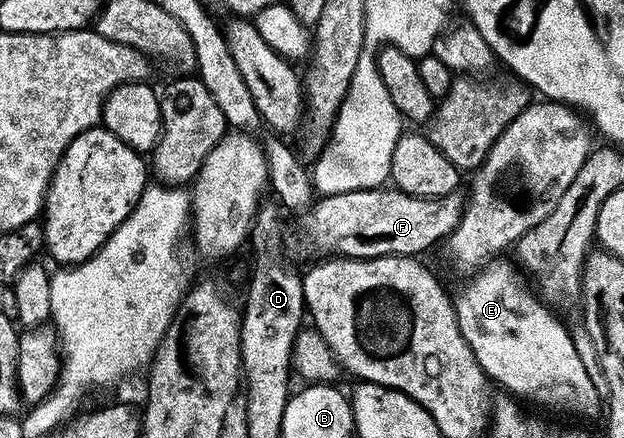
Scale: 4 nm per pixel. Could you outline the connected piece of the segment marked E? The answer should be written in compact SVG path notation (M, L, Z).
M492 260L485 264L479 271L476 271L471 281L460 290L459 296L454 299L455 316L458 319L458 328L461 330L462 337L465 338L466 344L473 350L474 357L482 366L484 372L492 381L495 380L499 384L504 384L508 393L514 394L516 397L524 396L527 400L532 400L535 404L544 404L547 408L556 408L559 412L572 412L575 416L595 416L599 412L601 399L597 391L593 388L592 382L589 382L589 377L585 372L585 366L582 365L581 358L575 349L575 342L572 333L567 333L567 328L561 321L555 320L556 313L548 309L546 305L541 303L539 298L532 292L526 292L523 289L523 280L518 272L507 262L499 262L500 260Z

